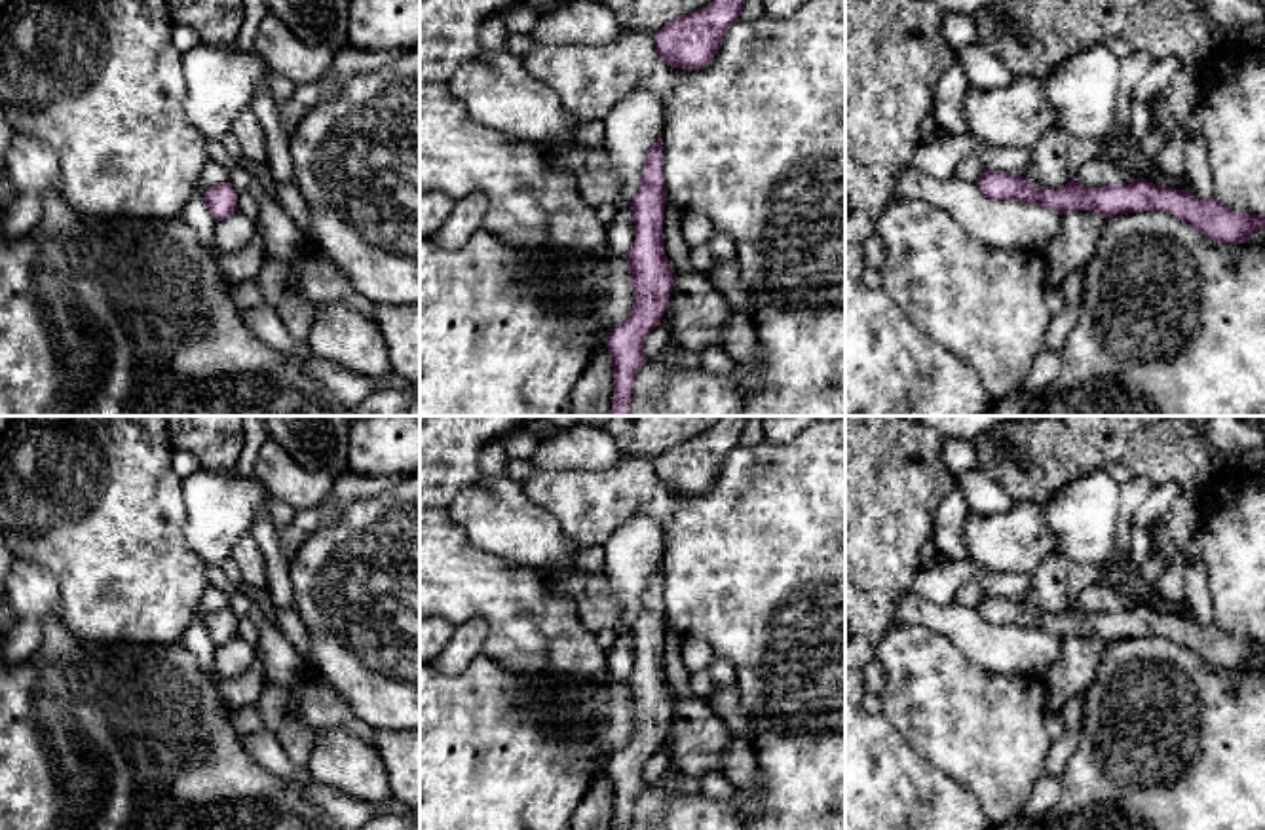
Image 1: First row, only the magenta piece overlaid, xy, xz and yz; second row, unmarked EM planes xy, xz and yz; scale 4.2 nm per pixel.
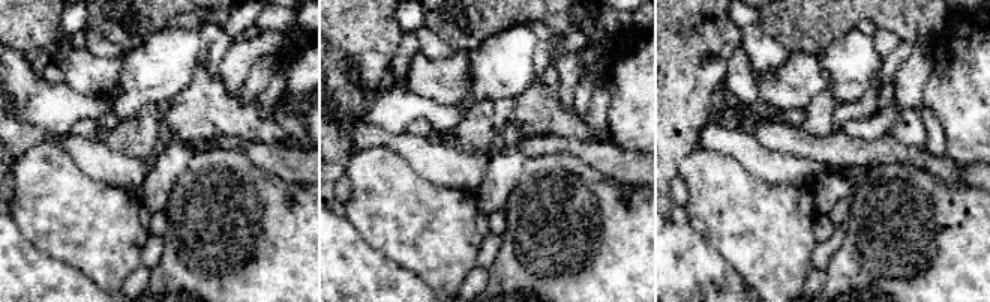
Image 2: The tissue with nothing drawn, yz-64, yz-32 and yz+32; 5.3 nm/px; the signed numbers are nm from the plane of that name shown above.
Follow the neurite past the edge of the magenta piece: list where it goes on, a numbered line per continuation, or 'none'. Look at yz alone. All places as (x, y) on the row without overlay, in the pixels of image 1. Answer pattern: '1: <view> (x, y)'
none

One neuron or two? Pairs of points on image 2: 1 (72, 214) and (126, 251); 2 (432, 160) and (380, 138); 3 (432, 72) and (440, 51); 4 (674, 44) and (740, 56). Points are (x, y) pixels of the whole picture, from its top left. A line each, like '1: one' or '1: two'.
1: one
2: one
3: two
4: two

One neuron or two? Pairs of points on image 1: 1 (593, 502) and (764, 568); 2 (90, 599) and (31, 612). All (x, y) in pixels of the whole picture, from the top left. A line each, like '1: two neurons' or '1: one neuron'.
1: one neuron
2: two neurons

